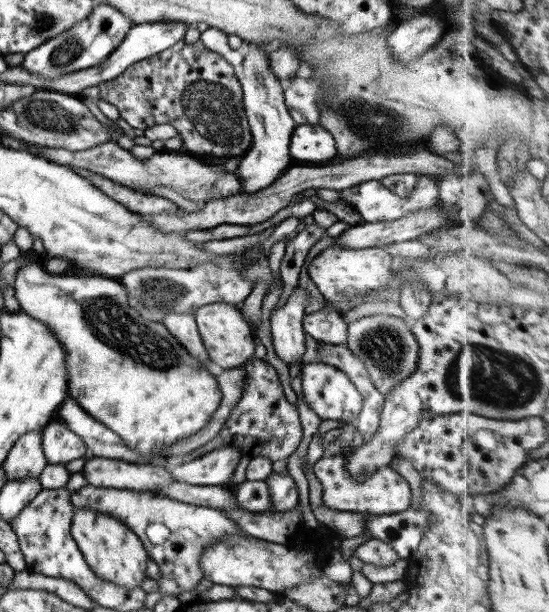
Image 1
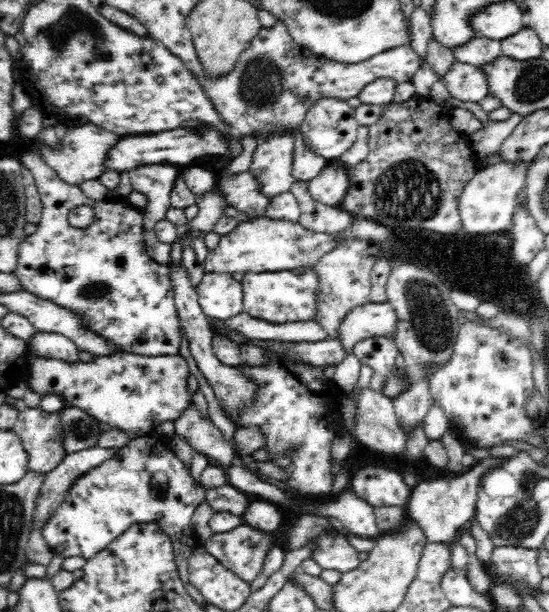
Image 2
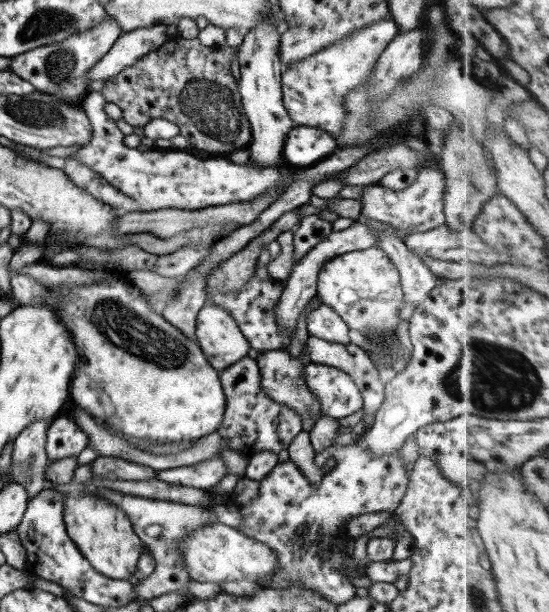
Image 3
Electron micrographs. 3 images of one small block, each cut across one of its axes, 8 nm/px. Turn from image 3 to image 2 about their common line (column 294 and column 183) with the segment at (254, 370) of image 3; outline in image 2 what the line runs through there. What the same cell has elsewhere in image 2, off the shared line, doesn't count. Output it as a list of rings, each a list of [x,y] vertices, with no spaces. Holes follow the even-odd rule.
[[[194,405],[182,413],[178,420],[174,421],[175,434],[183,436],[190,446],[198,452],[202,452],[207,458],[214,458],[221,466],[234,464],[236,454],[230,443],[224,441],[224,434],[210,419],[202,418]]]

